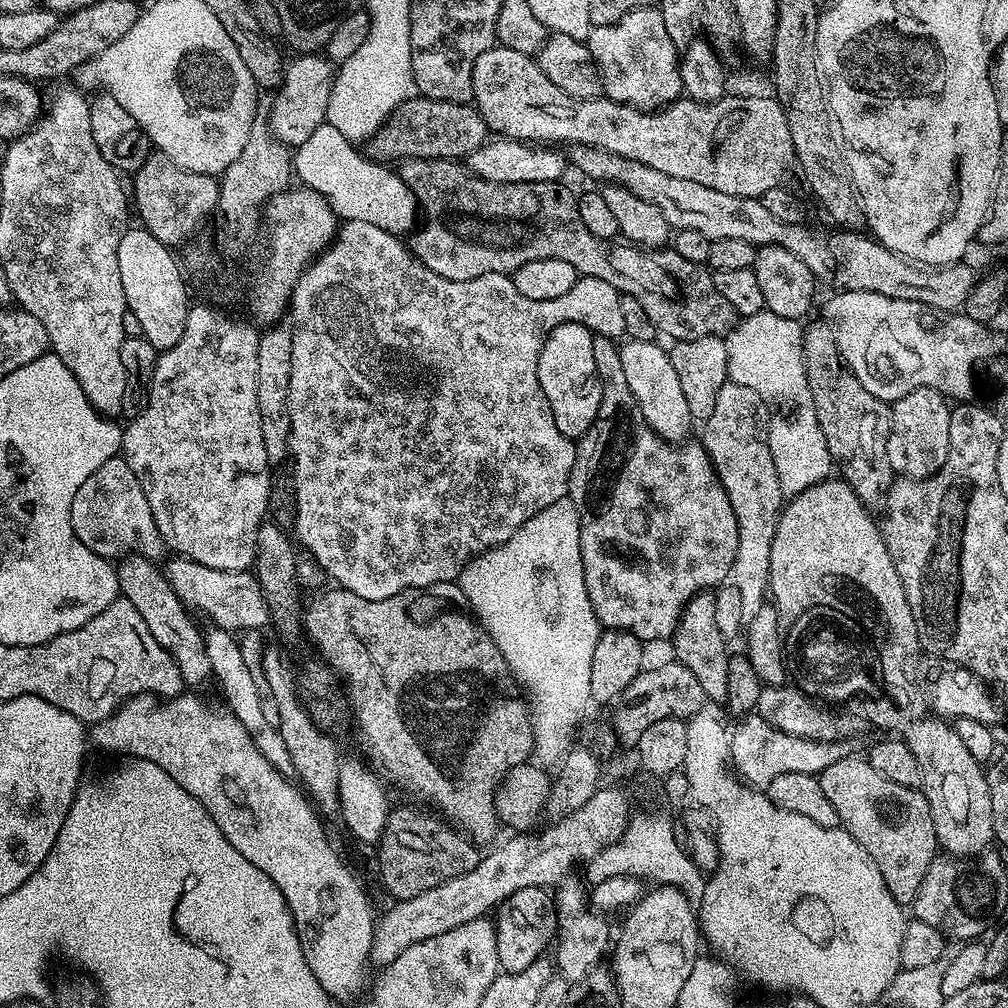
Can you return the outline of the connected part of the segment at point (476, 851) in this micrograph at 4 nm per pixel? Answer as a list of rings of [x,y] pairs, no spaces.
[[[393,807],[389,811],[386,828],[382,830],[382,838],[375,852],[376,860],[380,863],[380,880],[393,901],[414,898],[414,894],[422,894],[422,890],[434,890],[434,886],[442,886],[442,882],[450,882],[450,878],[458,878],[458,874],[466,874],[478,866],[481,849],[457,829],[436,820],[416,808]]]

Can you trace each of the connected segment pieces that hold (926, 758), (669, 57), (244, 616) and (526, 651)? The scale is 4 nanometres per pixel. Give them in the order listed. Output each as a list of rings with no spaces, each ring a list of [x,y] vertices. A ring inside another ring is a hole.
[[[928,714],[924,720],[912,720],[908,725],[909,728],[902,733],[902,739],[916,756],[920,767],[920,783],[924,797],[928,799],[927,815],[932,816],[931,831],[937,845],[949,856],[979,856],[993,843],[994,830],[994,825],[990,823],[990,790],[986,786],[985,769],[981,761],[970,758],[970,750],[966,750],[966,746],[958,738],[956,728],[947,719]]]
[[[659,7],[639,8],[613,25],[595,26],[586,43],[600,68],[602,92],[607,99],[645,110],[664,108],[681,99],[681,53],[666,34]]]
[[[173,555],[163,565],[162,571],[173,587],[175,594],[184,607],[193,613],[205,616],[217,628],[260,628],[269,623],[270,609],[268,599],[264,597],[264,590],[255,571],[231,572],[230,570],[214,570],[210,566],[202,566],[202,562],[194,562],[186,556]]]
[[[569,498],[550,502],[546,510],[538,510],[534,518],[514,530],[509,540],[472,557],[458,577],[473,616],[480,621],[486,634],[494,638],[494,646],[502,650],[502,658],[506,658],[516,683],[522,686],[530,701],[534,752],[537,757],[540,755],[539,763],[544,766],[559,765],[564,759],[574,744],[572,731],[579,726],[584,711],[592,704],[590,662],[602,626],[594,614],[594,606],[590,606],[590,594],[586,594],[580,549],[580,511],[575,501]]]

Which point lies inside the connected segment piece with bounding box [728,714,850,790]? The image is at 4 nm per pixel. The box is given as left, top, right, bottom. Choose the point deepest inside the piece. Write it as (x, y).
(759, 756)

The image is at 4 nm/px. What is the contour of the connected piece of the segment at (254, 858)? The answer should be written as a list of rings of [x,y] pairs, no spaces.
[[[181,694],[171,698],[157,698],[150,695],[134,696],[131,700],[120,705],[111,716],[91,725],[90,740],[91,743],[93,740],[104,752],[121,752],[124,758],[145,760],[146,762],[154,762],[154,766],[162,766],[162,770],[166,770],[166,774],[170,774],[170,778],[174,778],[174,782],[178,782],[178,786],[182,786],[182,790],[186,790],[186,794],[190,794],[198,802],[202,802],[202,806],[208,811],[210,818],[214,818],[218,830],[222,830],[223,839],[230,842],[230,846],[234,846],[234,850],[238,850],[238,854],[242,854],[242,858],[246,858],[246,862],[254,862],[254,866],[258,866],[258,870],[262,870],[262,874],[266,874],[266,878],[270,878],[270,882],[274,882],[274,886],[278,886],[278,890],[282,890],[282,898],[286,898],[286,906],[292,915],[292,921],[298,934],[298,942],[302,946],[302,954],[306,958],[306,966],[310,966],[310,974],[314,974],[314,978],[318,978],[318,986],[322,986],[322,990],[326,990],[326,994],[336,1002],[352,999],[355,1001],[365,991],[370,980],[368,968],[370,969],[372,929],[374,927],[374,915],[372,916],[372,906],[368,902],[368,896],[364,893],[363,886],[356,881],[355,874],[344,865],[339,854],[332,849],[331,842],[324,840],[324,830],[316,824],[318,813],[315,807],[310,806],[307,799],[300,800],[298,793],[292,792],[291,786],[288,785],[291,784],[289,777],[279,775],[275,769],[269,767],[268,763],[260,758],[258,746],[254,746],[250,742],[250,738],[244,735],[242,722],[238,722],[235,716],[227,711],[215,712],[200,697],[200,694]]]

